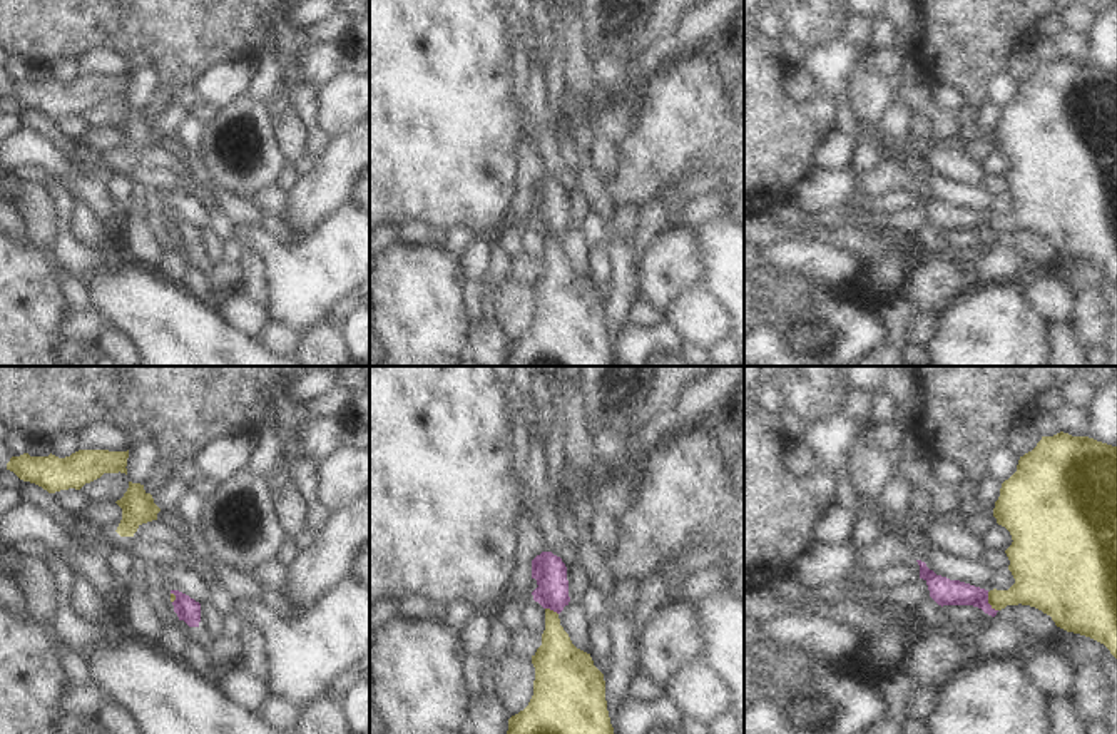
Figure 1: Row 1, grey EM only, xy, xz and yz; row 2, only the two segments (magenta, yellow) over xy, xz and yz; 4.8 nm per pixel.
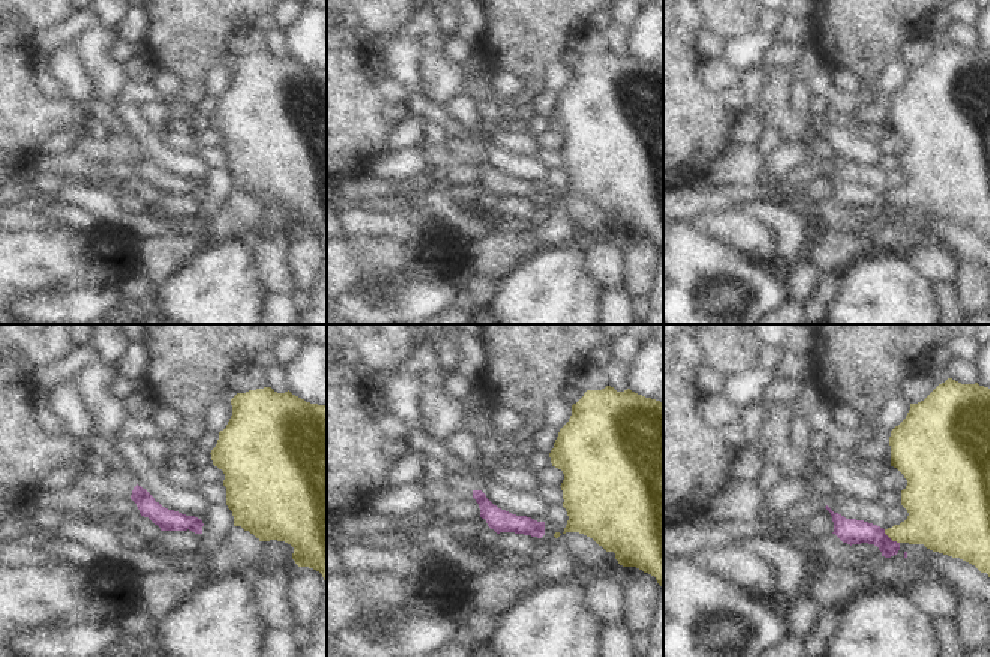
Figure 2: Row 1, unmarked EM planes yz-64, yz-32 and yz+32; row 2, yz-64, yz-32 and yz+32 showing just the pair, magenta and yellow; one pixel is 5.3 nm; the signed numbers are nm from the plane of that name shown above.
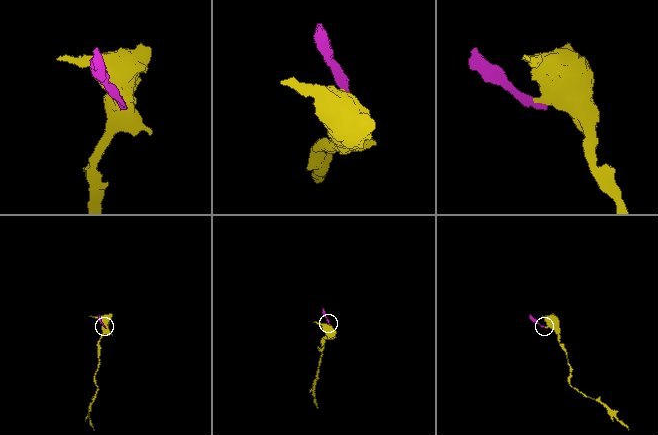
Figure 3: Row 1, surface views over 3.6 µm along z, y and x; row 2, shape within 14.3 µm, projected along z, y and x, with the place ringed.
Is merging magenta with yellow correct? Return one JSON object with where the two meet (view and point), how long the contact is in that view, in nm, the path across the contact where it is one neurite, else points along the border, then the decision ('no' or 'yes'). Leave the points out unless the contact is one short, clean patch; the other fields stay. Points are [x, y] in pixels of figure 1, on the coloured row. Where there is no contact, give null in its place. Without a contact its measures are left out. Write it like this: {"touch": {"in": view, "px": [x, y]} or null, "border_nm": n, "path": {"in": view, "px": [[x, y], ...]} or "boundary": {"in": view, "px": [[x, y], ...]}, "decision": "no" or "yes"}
{"touch": {"in": "yz", "px": [987, 602]}, "border_nm": 110, "boundary": {"in": "yz", "px": [[987, 592], [987, 601], [997, 611]]}, "decision": "no"}

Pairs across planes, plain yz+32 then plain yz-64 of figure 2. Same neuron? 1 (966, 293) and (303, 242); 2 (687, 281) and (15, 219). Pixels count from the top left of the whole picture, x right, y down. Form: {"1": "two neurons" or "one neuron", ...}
{"1": "one neuron", "2": "two neurons"}

